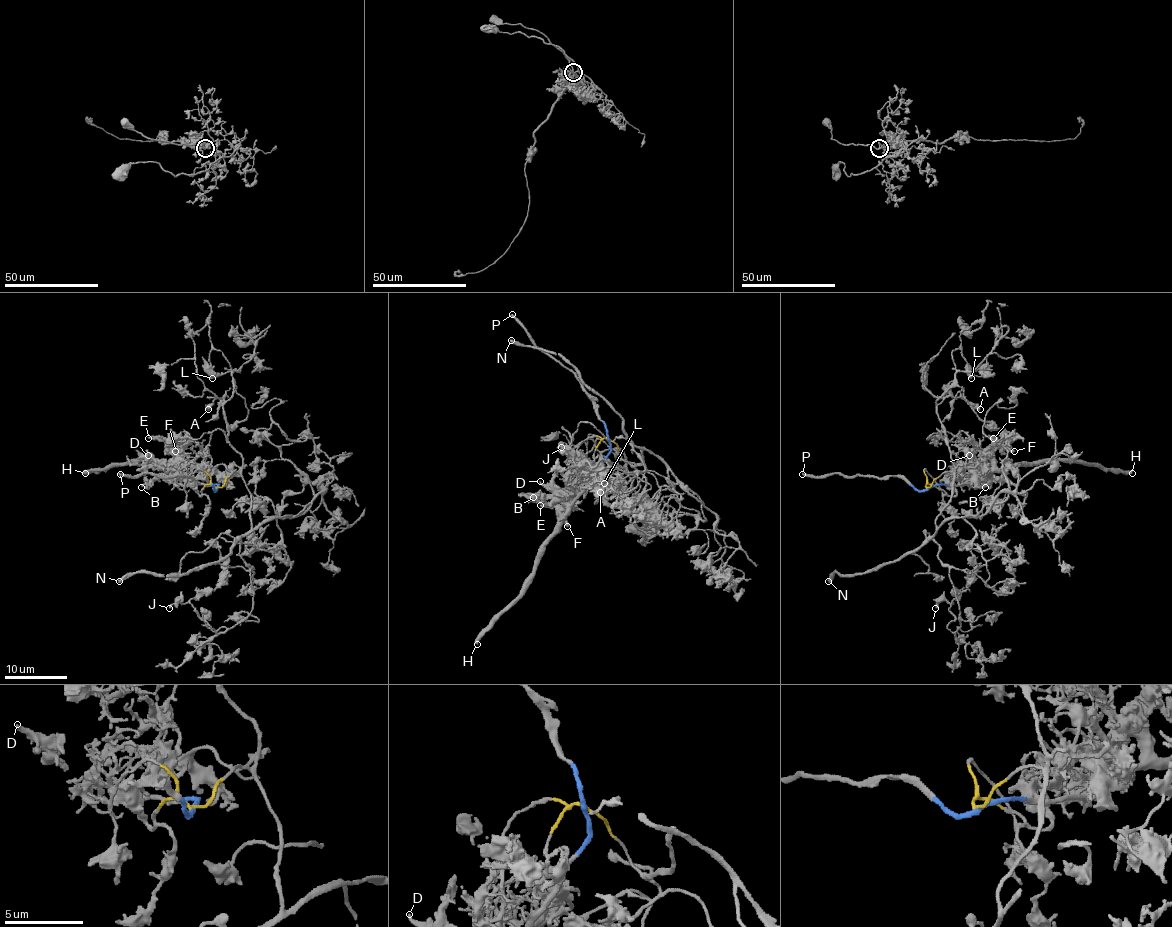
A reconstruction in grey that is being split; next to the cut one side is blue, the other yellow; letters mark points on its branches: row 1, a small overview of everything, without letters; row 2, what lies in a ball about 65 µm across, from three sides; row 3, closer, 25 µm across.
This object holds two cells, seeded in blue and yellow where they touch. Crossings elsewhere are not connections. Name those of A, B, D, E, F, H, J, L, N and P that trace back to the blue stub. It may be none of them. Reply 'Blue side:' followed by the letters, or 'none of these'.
Blue side: B, D, E, F, H, P

